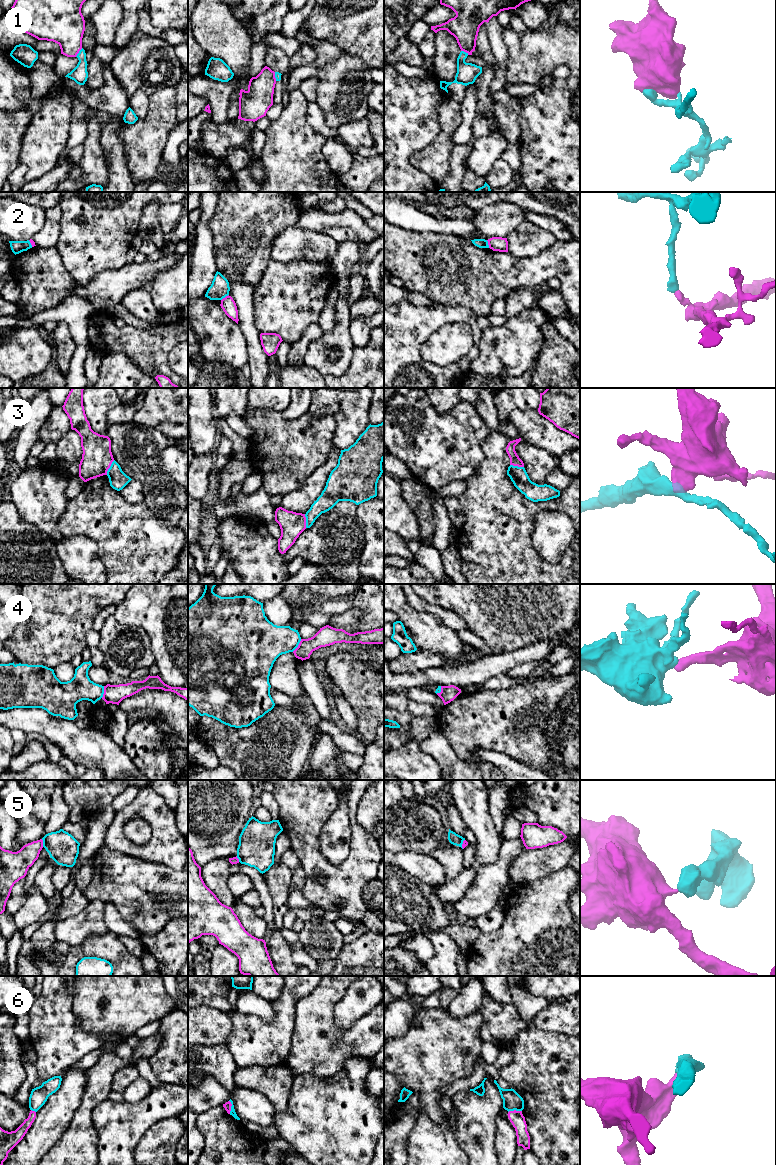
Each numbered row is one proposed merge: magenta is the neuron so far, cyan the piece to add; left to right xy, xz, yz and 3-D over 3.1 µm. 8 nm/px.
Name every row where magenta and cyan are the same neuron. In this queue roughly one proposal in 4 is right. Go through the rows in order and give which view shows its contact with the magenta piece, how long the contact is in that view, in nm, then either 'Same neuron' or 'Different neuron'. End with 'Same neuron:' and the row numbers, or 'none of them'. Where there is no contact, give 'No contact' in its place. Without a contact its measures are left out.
1: Touches magenta in xy. Shared border 90 nm. Different neuron
2: Touches magenta in xz. Shared border 80 nm. Different neuron
3: Touches magenta in xy. Shared border 140 nm. Different neuron
4: Touches magenta in xz. Shared border 130 nm. Different neuron
5: Touches magenta in xy. Shared border 70 nm. Different neuron
6: Touches magenta in yz. Shared border 110 nm. Different neuron
Same neuron: none of them

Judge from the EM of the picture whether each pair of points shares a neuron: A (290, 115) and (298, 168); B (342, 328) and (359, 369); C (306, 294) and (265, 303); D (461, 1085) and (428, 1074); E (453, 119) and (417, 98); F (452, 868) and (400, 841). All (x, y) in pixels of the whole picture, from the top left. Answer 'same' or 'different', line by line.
A: same
B: different
C: same
D: different
E: different
F: same

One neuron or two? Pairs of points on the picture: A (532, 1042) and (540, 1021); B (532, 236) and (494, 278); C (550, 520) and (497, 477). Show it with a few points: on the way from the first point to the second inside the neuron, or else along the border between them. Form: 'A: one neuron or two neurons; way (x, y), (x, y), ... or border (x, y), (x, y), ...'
A: two neurons; border (561, 1033), (538, 1028), (524, 1028), (516, 1036)
B: two neurons; border (507, 252), (519, 257), (531, 257), (538, 253)
C: two neurons; border (564, 512), (540, 511), (531, 534)

